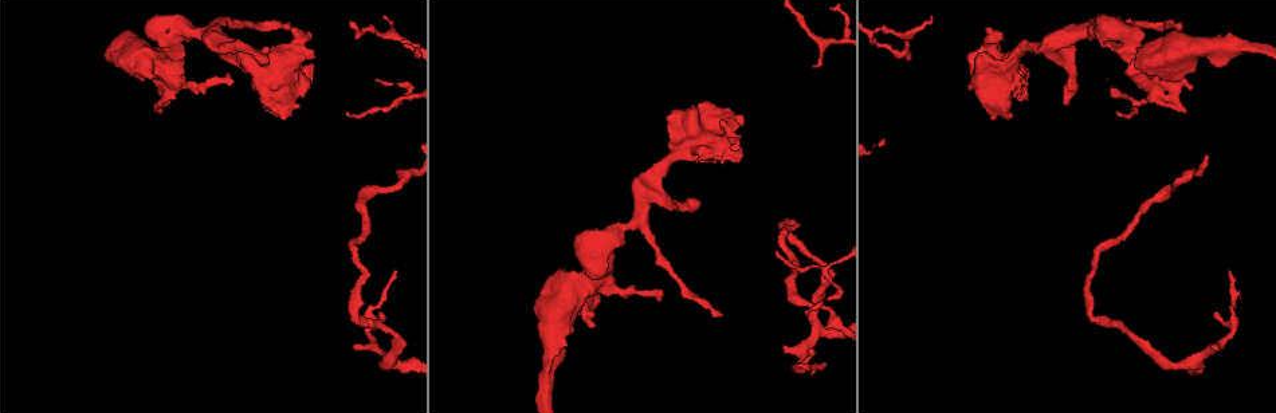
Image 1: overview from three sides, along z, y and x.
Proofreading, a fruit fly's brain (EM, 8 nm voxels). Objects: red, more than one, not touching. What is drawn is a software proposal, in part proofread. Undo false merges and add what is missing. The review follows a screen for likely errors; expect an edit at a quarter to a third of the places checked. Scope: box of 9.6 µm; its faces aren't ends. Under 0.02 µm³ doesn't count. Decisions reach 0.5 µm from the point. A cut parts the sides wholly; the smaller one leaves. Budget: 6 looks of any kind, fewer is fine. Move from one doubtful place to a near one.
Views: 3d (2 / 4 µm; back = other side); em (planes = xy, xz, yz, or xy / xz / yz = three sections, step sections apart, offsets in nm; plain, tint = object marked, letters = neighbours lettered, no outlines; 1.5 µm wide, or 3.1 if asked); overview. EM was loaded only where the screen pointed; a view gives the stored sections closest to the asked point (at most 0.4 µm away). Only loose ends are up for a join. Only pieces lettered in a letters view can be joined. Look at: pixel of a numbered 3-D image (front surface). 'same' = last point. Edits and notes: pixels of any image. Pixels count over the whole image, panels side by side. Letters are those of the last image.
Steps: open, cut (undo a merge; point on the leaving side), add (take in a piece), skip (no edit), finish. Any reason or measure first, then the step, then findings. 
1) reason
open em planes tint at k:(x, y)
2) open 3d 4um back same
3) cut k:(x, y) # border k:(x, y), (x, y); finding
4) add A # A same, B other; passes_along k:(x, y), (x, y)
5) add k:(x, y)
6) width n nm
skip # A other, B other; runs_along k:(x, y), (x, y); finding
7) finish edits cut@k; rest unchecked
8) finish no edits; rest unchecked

thin end
open 3d 2um at 1:(1186, 112)

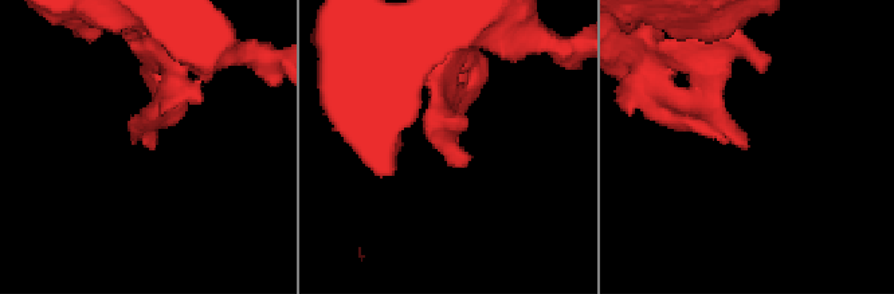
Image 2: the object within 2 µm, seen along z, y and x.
open em planes letters at 2:(744, 148)

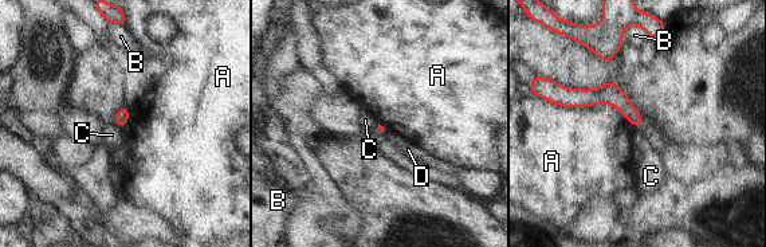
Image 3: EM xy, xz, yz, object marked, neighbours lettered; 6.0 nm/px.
skip # A other, B other, C other, D other; no lettered piece goes on from it

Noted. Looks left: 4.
free end
open em planes letters at 1:(1102, 47)

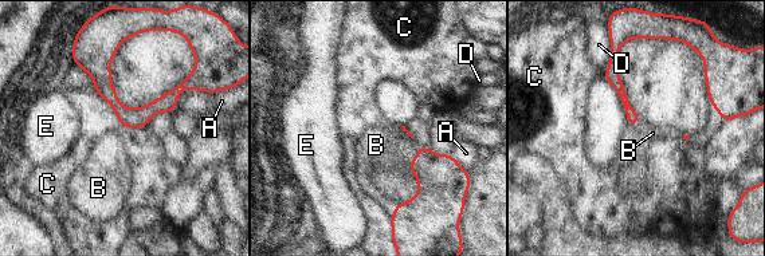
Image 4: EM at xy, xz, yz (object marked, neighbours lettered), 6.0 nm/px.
add B # A other, B same, C other, D other, E other; passes_along 4:(443, 184), (415, 156), (376, 145); the neuron continues

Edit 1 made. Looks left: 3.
an open end
open em planes letters at 1:(824, 362)

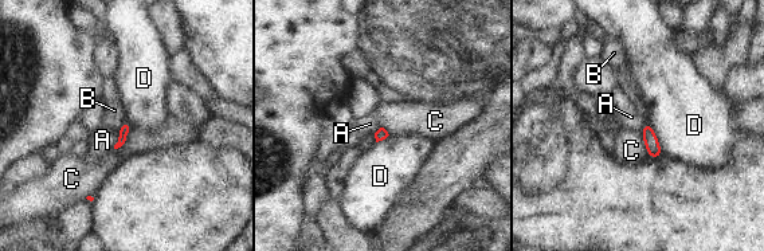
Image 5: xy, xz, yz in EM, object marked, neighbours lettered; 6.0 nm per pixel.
width 70 nm
skip # A other, B other, C other, D other; none of them fits

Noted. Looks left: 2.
finish edits add@4; rest unchecked

